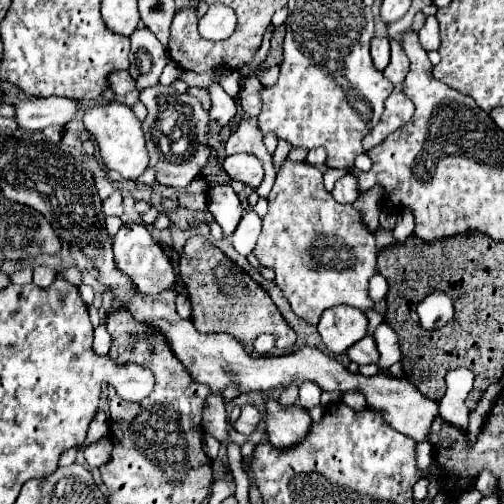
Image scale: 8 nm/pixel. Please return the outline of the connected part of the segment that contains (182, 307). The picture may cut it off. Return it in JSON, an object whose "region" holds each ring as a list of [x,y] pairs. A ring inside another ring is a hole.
{"region":[[[178,294],[175,305],[179,316],[182,316],[182,318],[191,318],[192,307],[187,294]]]}

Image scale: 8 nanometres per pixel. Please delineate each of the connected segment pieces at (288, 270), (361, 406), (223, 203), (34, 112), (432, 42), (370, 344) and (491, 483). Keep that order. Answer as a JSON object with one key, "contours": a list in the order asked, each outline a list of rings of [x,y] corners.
{"contours":[[[[286,160],[280,174],[276,176],[274,188],[268,194],[268,214],[262,218],[262,234],[254,248],[256,258],[264,264],[274,268],[276,284],[284,292],[286,300],[290,302],[296,316],[306,320],[308,324],[316,326],[322,312],[338,306],[348,304],[362,312],[376,310],[386,316],[386,300],[374,302],[368,294],[368,282],[378,272],[376,270],[376,232],[372,232],[364,220],[362,212],[356,210],[352,204],[338,204],[322,184],[322,172],[306,162],[296,164]]],[[[346,394],[346,396],[342,396],[342,400],[344,400],[344,404],[348,404],[356,412],[366,410],[366,400],[362,398],[362,394]]],[[[230,184],[224,186],[214,186],[208,192],[210,202],[208,202],[208,210],[212,212],[214,220],[222,226],[224,236],[232,234],[244,214],[242,202],[238,198],[238,194],[232,190]]],[[[28,98],[16,102],[16,122],[26,130],[44,130],[52,124],[68,124],[78,110],[80,102],[74,98]]],[[[428,16],[426,24],[422,26],[422,30],[418,32],[418,40],[422,44],[424,50],[436,50],[440,46],[440,34],[438,34],[438,20],[436,16]]],[[[364,336],[360,342],[350,346],[350,350],[346,354],[356,364],[378,364],[378,360],[380,360],[380,352],[376,348],[376,342],[370,336]]],[[[482,472],[478,478],[476,478],[476,484],[474,488],[482,494],[482,496],[490,496],[494,493],[494,487],[497,480],[490,472]]]]}

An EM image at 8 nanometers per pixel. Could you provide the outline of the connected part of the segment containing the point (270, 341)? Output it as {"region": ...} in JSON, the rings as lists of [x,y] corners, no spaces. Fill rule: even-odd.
{"region":[[[260,334],[254,342],[254,348],[256,348],[258,354],[268,354],[276,348],[276,338],[270,336],[270,334]]]}

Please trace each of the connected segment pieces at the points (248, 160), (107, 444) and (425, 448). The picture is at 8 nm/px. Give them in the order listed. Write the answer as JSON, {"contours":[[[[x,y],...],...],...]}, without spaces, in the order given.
{"contours":[[[[234,154],[234,156],[226,156],[224,160],[224,170],[228,172],[228,176],[232,180],[240,180],[246,186],[258,188],[262,178],[264,178],[264,170],[262,164],[256,156],[252,154]]],[[[108,437],[96,440],[84,450],[84,457],[90,466],[99,468],[110,460],[113,449],[112,441]]],[[[416,442],[416,466],[422,472],[422,476],[430,476],[432,446],[428,442]]]]}

